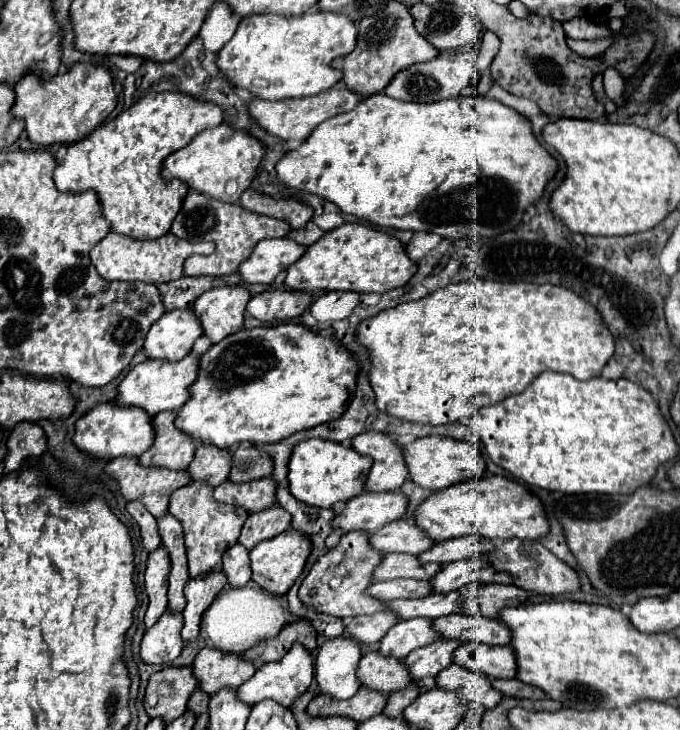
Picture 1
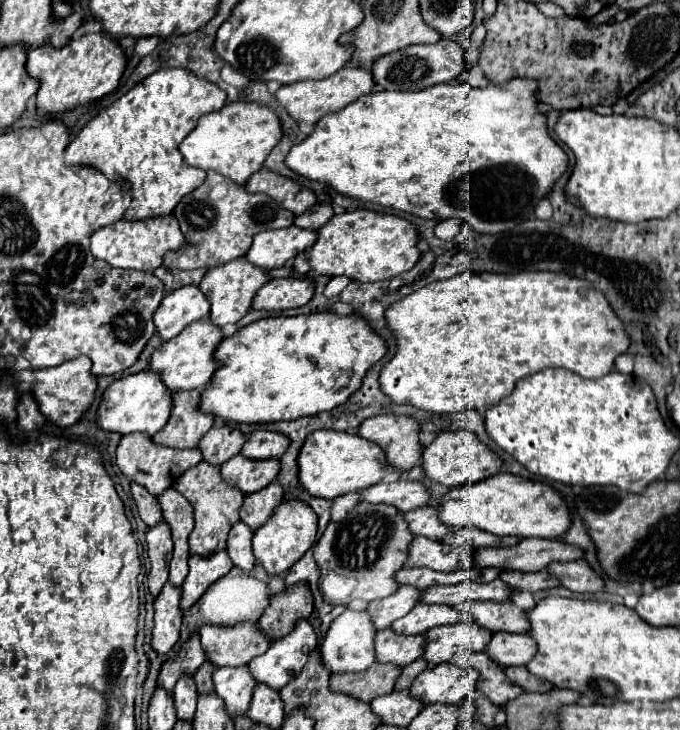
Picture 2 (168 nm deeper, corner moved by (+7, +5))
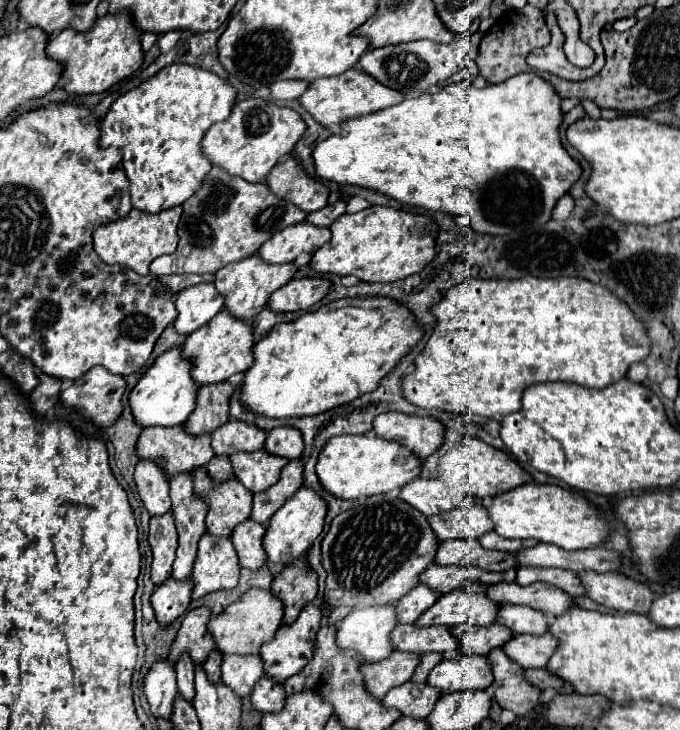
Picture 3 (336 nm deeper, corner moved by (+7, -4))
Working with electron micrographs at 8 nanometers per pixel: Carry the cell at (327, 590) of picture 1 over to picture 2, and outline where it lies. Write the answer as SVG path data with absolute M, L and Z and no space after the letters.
M355 505L351 513L339 523L329 523L317 545L313 547L313 555L321 575L329 569L339 575L347 575L357 579L357 587L351 599L361 601L377 601L383 599L399 585L395 585L395 573L403 567L407 557L407 545L411 543L411 535L407 533L407 525L403 525L403 513L391 509L391 505Z

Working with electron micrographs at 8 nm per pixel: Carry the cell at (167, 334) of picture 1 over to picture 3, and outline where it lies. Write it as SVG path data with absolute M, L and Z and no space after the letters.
M213 282L189 286L177 294L177 320L173 322L179 334L191 334L205 326L225 304L225 296L215 290Z

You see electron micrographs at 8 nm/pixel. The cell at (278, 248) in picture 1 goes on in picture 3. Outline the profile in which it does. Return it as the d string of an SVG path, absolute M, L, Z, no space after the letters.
M303 220L287 226L285 230L279 230L271 240L267 240L259 248L257 254L271 264L293 262L301 252L315 252L329 240L331 240L329 228L313 226L311 222Z

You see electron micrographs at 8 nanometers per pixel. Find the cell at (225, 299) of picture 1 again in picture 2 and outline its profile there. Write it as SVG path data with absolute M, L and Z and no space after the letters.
M239 257L239 261L231 261L229 265L219 265L213 267L205 273L205 277L199 283L199 289L209 297L211 303L211 321L217 327L225 327L229 323L237 323L241 317L247 315L247 311L251 309L251 299L257 293L257 289L261 285L265 285L269 281L267 273L255 265L251 265L245 257Z

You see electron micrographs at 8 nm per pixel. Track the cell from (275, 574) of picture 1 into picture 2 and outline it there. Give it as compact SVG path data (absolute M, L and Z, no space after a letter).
M285 501L271 515L271 519L253 535L253 555L257 565L261 565L273 577L289 571L315 543L315 533L317 533L317 515L313 513L313 509L301 501Z

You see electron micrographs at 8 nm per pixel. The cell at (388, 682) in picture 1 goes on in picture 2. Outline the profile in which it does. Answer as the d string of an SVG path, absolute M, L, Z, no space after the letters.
M383 629L375 635L375 661L391 663L399 669L413 663L423 655L423 635L403 637L391 629Z

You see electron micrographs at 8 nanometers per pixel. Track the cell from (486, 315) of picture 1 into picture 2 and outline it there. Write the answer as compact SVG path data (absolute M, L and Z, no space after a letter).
M463 271L461 275L455 275L451 279L429 283L429 285L421 287L419 291L391 303L391 307L385 311L385 319L387 319L387 329L391 329L391 333L397 339L397 353L381 369L381 375L379 375L381 391L397 405L413 405L413 407L419 407L419 409L425 409L431 413L459 413L465 409L479 409L479 411L487 409L487 407L499 403L501 399L505 399L507 395L511 395L511 391L519 379L523 379L531 373L537 373L541 369L547 369L547 367L563 367L563 369L569 369L587 379L603 377L613 369L615 357L625 353L629 347L629 337L625 337L623 325L621 325L619 317L615 317L613 309L607 305L607 299L603 299L603 293L597 293L597 289L587 285L587 281L567 277L565 273L547 273L547 271L539 271L539 273L523 273L523 271L519 271L519 273L471 273L471 271Z

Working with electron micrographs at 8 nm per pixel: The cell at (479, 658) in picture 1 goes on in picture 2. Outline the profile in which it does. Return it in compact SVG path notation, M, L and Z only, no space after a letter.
M493 633L491 641L485 647L485 653L499 667L519 667L527 665L535 655L535 643L527 633Z

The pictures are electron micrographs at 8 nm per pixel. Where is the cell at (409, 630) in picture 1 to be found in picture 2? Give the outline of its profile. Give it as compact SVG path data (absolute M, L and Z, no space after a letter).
M415 605L405 617L397 619L391 629L397 635L421 635L439 625L451 625L459 621L455 607L447 605Z

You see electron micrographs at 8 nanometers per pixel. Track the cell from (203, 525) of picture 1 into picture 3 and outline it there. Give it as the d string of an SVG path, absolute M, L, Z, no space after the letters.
M193 470L195 474L195 494L203 496L209 504L207 532L213 536L229 536L237 524L251 516L253 494L237 480L215 484L207 470Z

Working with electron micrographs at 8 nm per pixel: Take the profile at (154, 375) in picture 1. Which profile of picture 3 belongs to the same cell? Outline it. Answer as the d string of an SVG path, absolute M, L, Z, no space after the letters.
M221 310L207 326L189 334L183 344L183 354L193 360L193 378L199 384L223 382L235 372L245 372L253 364L253 326L245 320L235 318L231 312Z

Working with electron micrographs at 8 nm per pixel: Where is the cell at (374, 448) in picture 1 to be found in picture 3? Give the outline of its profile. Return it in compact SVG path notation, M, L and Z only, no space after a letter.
M403 412L379 414L373 422L373 430L385 440L407 444L407 448L423 460L441 448L445 436L445 426L439 420L427 416L409 416Z

